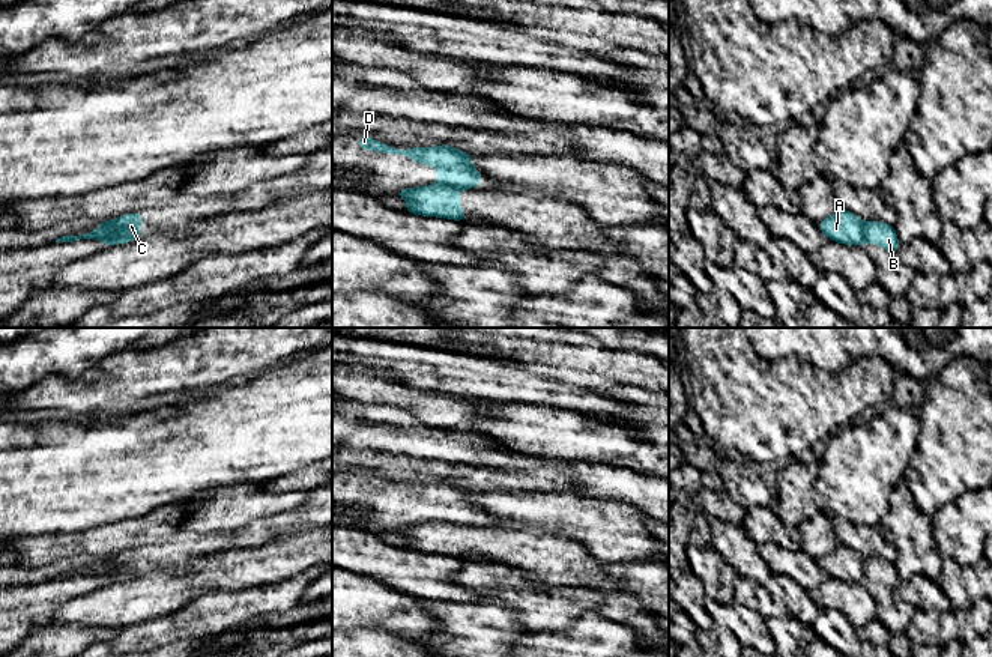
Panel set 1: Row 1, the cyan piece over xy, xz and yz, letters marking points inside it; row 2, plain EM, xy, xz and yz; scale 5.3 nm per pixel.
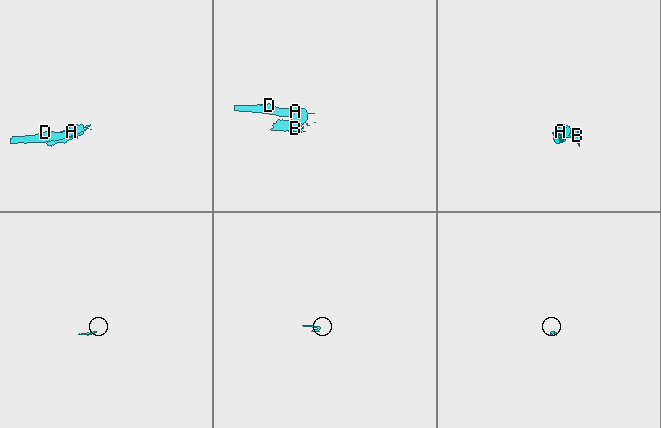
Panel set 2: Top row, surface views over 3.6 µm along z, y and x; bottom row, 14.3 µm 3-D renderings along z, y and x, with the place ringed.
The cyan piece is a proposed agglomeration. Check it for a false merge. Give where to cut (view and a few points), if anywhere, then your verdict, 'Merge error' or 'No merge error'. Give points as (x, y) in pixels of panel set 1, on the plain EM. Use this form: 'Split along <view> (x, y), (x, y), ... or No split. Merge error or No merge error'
Split along xy (107, 560), (111, 566), (101, 576). Merge error

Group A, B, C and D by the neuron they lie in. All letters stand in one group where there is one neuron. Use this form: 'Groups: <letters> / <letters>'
Groups: A C D / B

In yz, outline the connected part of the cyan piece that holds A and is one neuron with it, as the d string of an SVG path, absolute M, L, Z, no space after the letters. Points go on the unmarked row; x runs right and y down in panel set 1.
M839 544L831 553L822 556L818 564L830 577L863 583L863 561L864 558L854 549Z

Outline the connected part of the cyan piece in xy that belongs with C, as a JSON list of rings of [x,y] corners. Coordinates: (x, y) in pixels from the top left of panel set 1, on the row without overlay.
[[[143,547],[135,550],[125,550],[119,555],[104,558],[101,561],[108,561],[113,564],[113,567],[108,568],[108,571],[102,576],[102,579],[113,583],[119,580],[129,580],[138,574],[143,574],[141,559],[143,559]]]

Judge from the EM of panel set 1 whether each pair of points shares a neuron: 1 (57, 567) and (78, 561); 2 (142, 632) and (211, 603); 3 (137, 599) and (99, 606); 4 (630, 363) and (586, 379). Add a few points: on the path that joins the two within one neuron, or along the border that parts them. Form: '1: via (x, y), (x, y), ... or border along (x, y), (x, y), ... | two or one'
1: via (62, 566), (74, 564) | one
2: via (158, 632), (194, 620) | one
3: via (128, 602), (108, 606) | one
4: border along (607, 378), (609, 388) | two

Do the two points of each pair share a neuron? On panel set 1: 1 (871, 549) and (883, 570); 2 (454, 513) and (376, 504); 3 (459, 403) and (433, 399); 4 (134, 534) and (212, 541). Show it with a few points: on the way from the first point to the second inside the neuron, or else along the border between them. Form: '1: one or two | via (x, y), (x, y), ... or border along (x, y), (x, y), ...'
1: two | border along (864, 558), (886, 558), (893, 563)
2: one | via (435, 493), (411, 489), (396, 490)
3: one | via (453, 403), (439, 402)
4: two | border along (178, 528), (143, 548)

